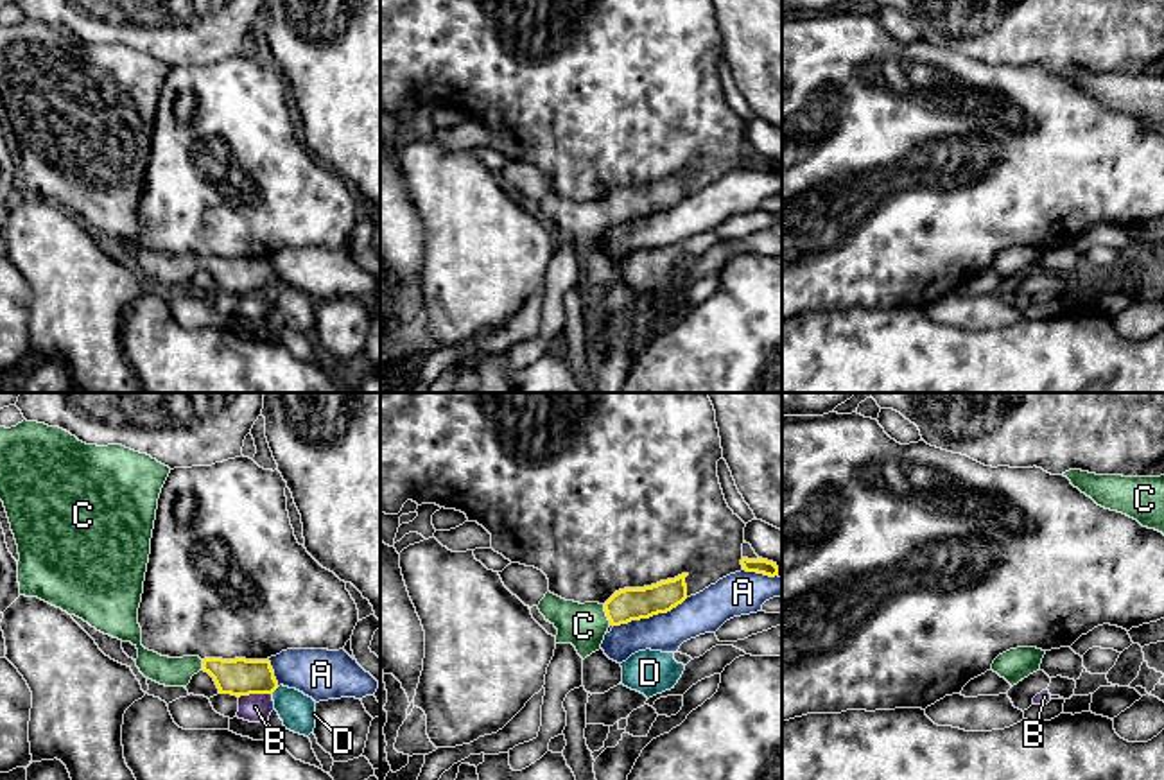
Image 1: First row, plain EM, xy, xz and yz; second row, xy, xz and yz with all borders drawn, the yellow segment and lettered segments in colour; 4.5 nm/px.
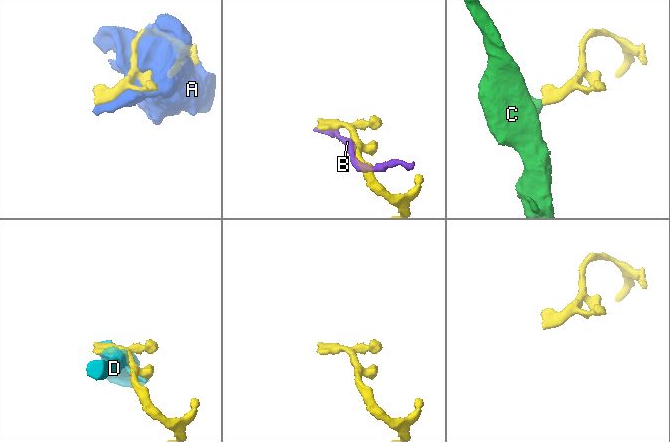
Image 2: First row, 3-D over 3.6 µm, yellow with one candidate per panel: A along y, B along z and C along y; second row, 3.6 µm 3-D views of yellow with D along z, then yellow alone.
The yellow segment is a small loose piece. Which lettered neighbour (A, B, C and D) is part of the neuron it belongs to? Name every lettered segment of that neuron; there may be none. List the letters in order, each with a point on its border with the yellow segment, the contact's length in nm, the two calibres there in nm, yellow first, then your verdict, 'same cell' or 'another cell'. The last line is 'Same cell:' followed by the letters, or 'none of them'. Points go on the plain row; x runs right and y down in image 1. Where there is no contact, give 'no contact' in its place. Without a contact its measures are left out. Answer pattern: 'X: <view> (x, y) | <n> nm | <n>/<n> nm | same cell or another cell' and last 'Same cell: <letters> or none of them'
A: xz (650, 214) | 360 nm | 150/190 nm | another cell
B: xy (255, 291) | 150 nm | 170/130 nm | another cell
C: xz (607, 212) | 90 nm | 150/200 nm | same cell
D: xy (275, 287) | 50 nm | 170/160 nm | another cell
Same cell: C

